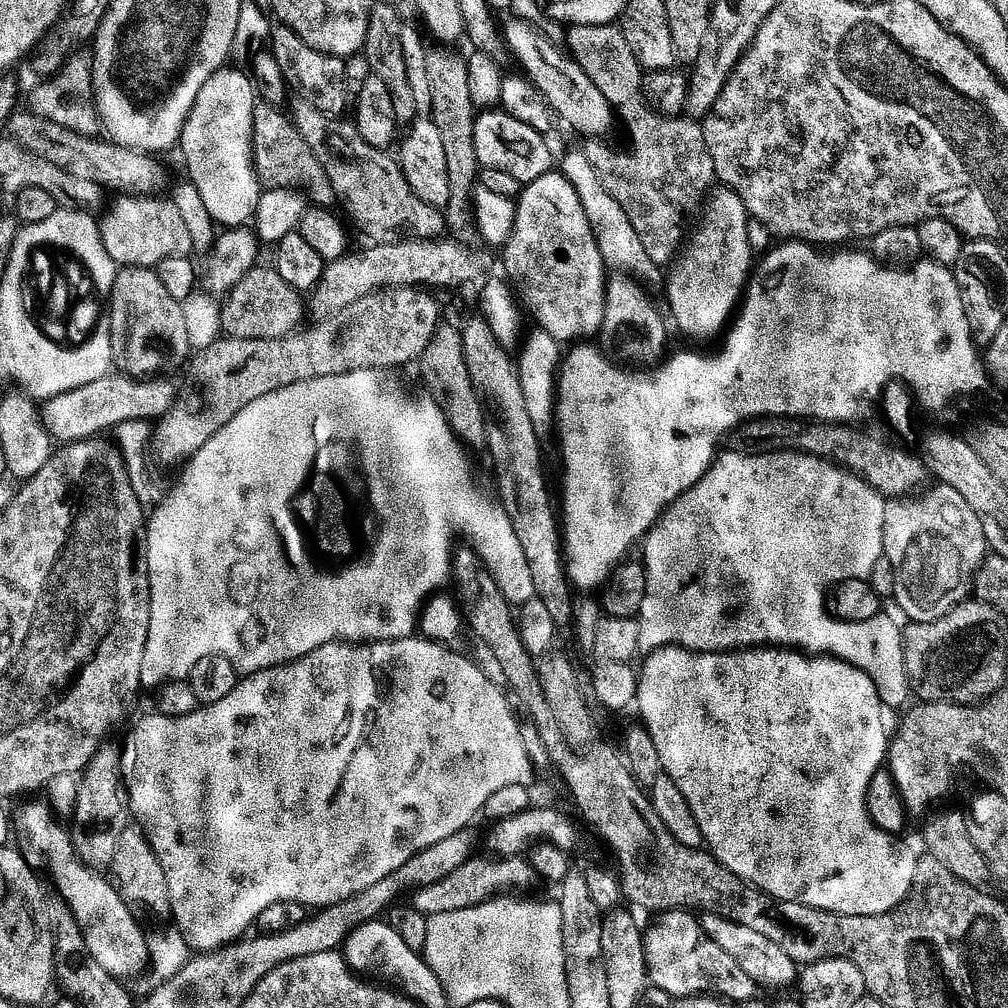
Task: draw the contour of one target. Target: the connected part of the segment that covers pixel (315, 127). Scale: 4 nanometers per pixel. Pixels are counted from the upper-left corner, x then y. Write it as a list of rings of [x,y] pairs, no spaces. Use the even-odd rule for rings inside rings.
[[[301,99],[295,103],[290,115],[308,144],[309,153],[316,164],[324,167],[329,186],[360,223],[361,230],[373,236],[373,241],[439,240],[445,235],[445,213],[412,192],[399,163],[393,157],[391,160],[387,151],[371,148],[356,133],[355,127],[340,124],[344,122],[330,122],[329,116],[322,114],[318,106],[310,106],[310,102]]]

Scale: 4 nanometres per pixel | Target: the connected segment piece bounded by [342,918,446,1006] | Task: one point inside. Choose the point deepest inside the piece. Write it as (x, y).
(375, 947)

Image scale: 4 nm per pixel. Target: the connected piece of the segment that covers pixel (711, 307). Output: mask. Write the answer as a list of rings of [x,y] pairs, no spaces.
[[[717,187],[703,205],[703,216],[704,221],[697,226],[696,233],[694,228],[687,237],[668,276],[668,304],[672,307],[672,316],[688,336],[716,336],[729,327],[754,268],[752,240],[748,237],[750,217],[736,189]]]

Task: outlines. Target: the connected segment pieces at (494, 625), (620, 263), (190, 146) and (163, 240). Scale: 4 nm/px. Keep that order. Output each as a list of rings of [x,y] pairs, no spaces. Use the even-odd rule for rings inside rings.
[[[465,544],[462,547],[459,545],[453,551],[450,580],[452,587],[458,591],[456,600],[462,609],[465,623],[467,625],[469,623],[473,632],[488,646],[505,678],[514,687],[519,703],[542,704],[545,694],[541,686],[539,669],[535,668],[535,659],[526,658],[527,654],[524,654],[524,651],[527,649],[524,642],[516,640],[517,634],[512,632],[512,629],[518,626],[516,618],[508,618],[514,612],[513,605],[502,594],[500,584],[489,574],[488,567],[471,545]]]
[[[570,153],[564,160],[562,171],[564,177],[574,186],[574,190],[578,190],[578,198],[582,198],[582,208],[586,210],[586,218],[590,218],[594,238],[598,242],[598,250],[602,254],[605,265],[617,273],[635,276],[644,282],[658,279],[660,272],[662,276],[661,265],[652,261],[646,246],[642,246],[642,238],[638,238],[638,230],[630,226],[630,218],[626,218],[626,210],[622,210],[618,202],[614,202],[610,190],[600,176],[599,167],[588,161],[587,154]]]
[[[232,67],[221,68],[202,86],[182,133],[187,179],[198,188],[215,223],[225,224],[223,227],[228,230],[241,227],[255,217],[262,195],[262,185],[252,161],[258,89],[247,71],[239,72]]]
[[[121,195],[112,212],[99,221],[100,240],[104,249],[120,268],[151,268],[155,270],[166,258],[191,257],[193,250],[189,227],[180,209],[168,198]]]

